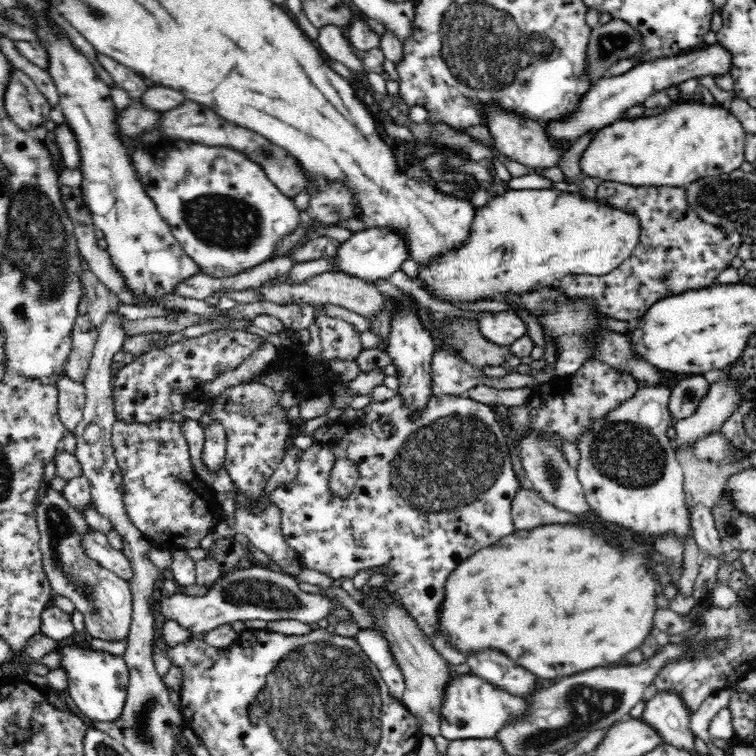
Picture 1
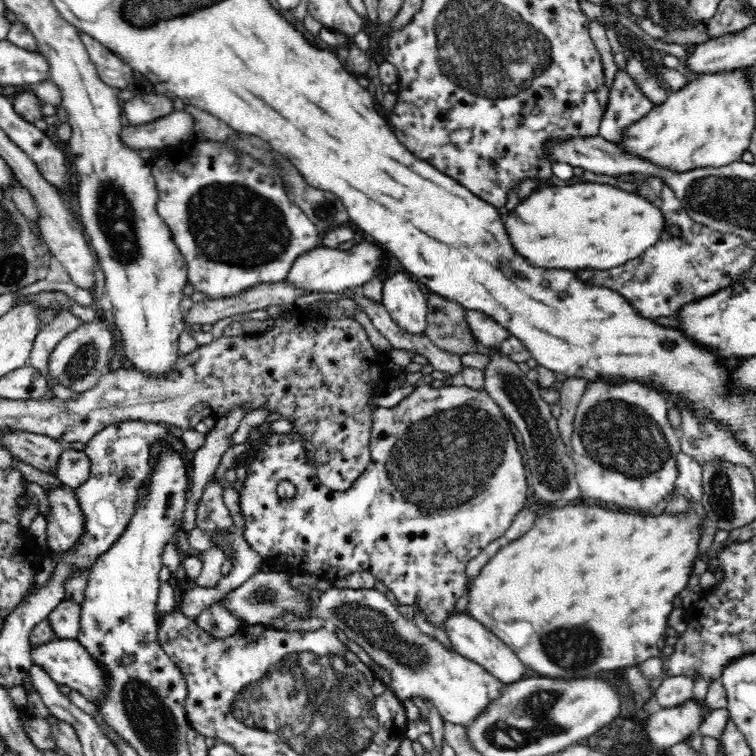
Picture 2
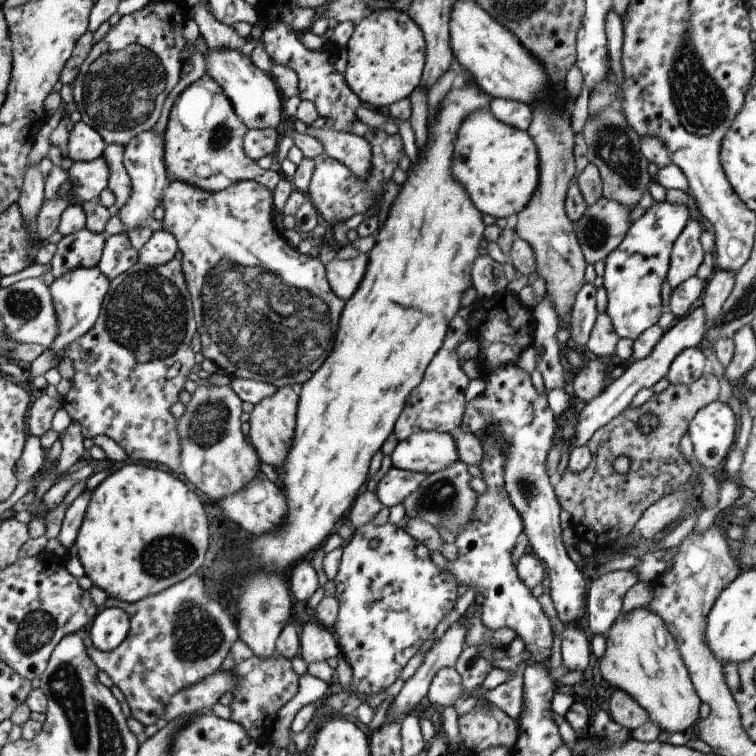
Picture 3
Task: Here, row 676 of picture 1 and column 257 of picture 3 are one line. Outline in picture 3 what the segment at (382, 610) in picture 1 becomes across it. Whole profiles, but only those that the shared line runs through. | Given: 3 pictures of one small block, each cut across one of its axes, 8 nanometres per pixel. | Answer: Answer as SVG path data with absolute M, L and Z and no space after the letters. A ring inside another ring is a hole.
M291 387L276 389L270 397L265 397L253 405L251 413L248 414L248 422L244 427L260 462L269 464L276 470L279 470L292 445L292 436L296 425L297 401L298 396Z

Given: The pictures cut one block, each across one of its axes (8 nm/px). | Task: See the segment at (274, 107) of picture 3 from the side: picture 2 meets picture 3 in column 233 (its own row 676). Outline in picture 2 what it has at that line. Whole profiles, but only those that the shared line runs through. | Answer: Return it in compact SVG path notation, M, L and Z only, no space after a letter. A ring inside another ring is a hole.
M56 638L52 642L32 649L31 656L33 663L38 663L54 682L64 684L72 691L79 692L99 711L102 708L102 702L110 698L110 682L112 682L110 671L98 659L94 659L78 639Z

